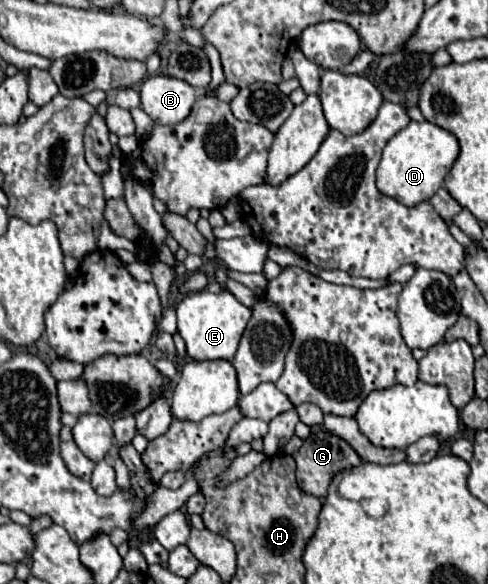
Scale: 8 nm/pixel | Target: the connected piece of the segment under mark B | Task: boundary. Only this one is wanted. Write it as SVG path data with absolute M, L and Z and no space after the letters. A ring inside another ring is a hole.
M149 76L141 86L141 108L155 124L179 124L191 112L197 92L191 84L171 76Z

